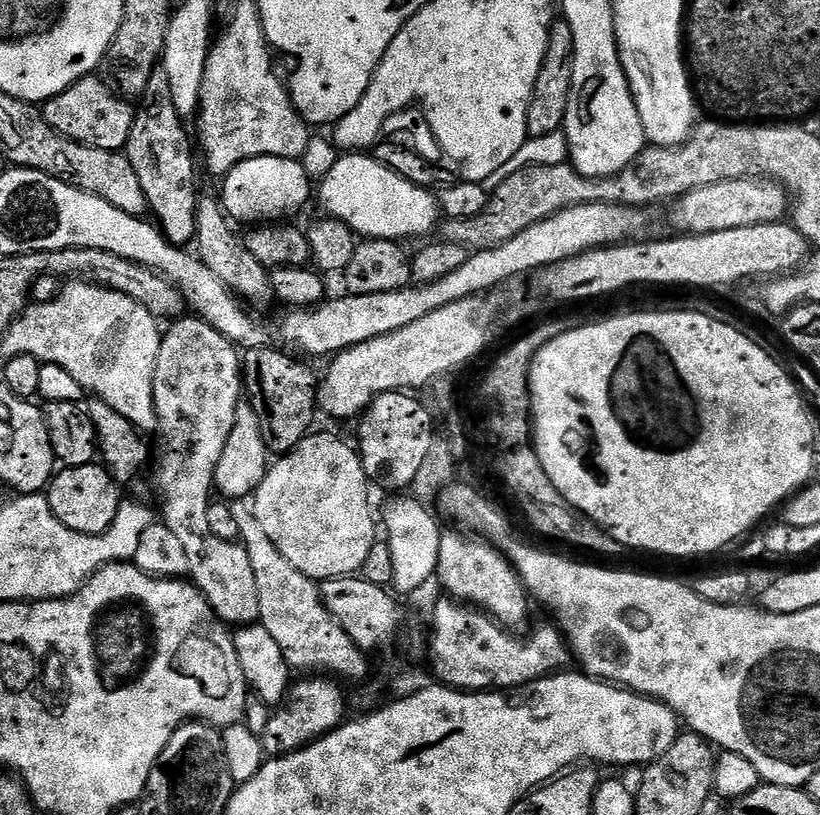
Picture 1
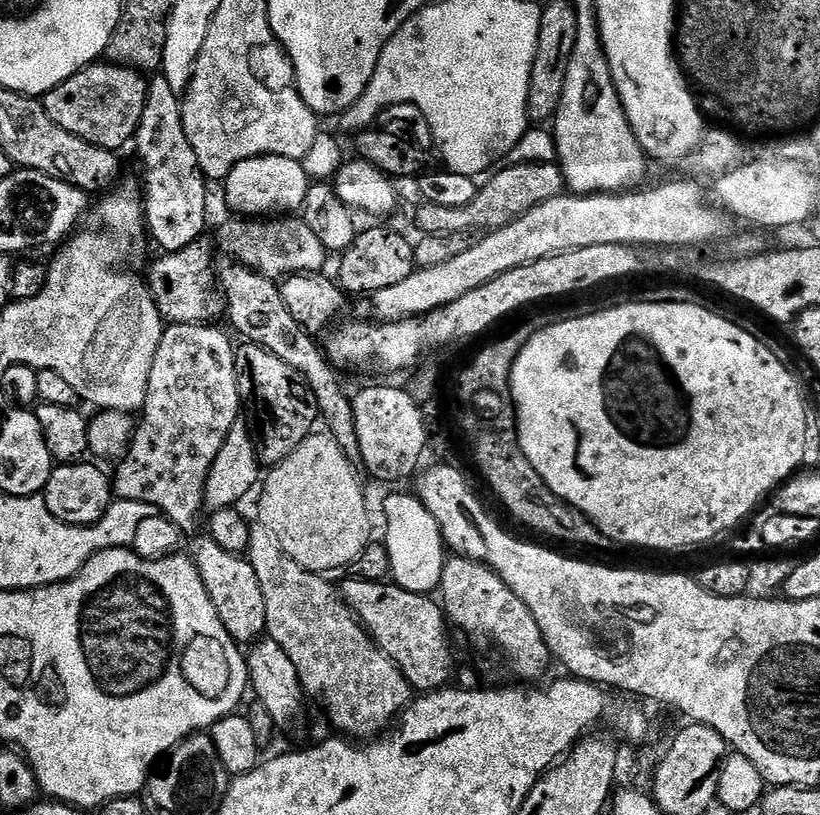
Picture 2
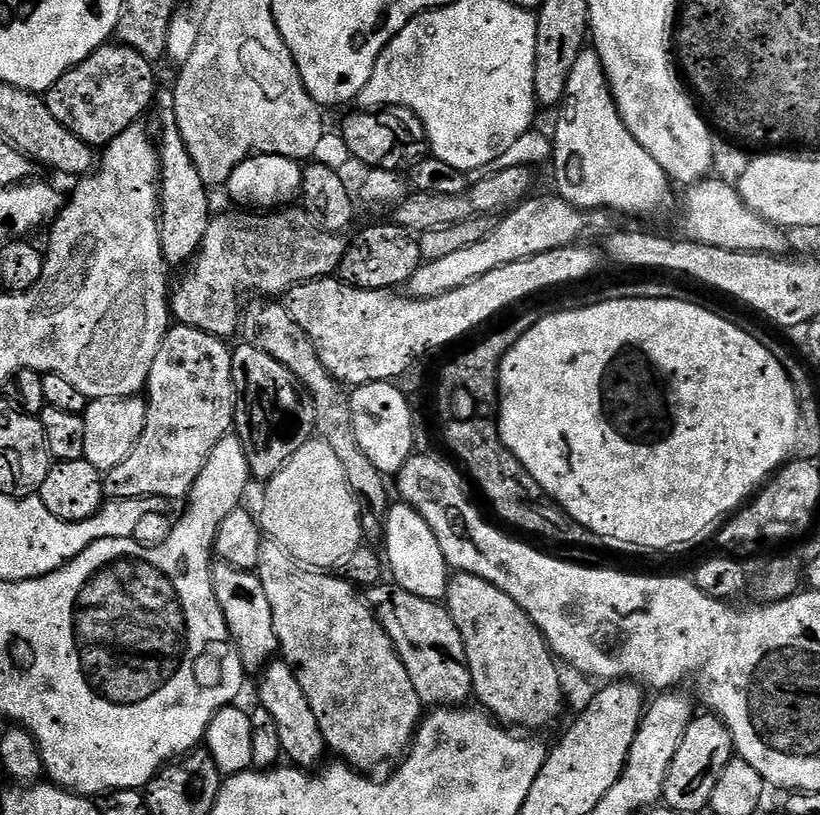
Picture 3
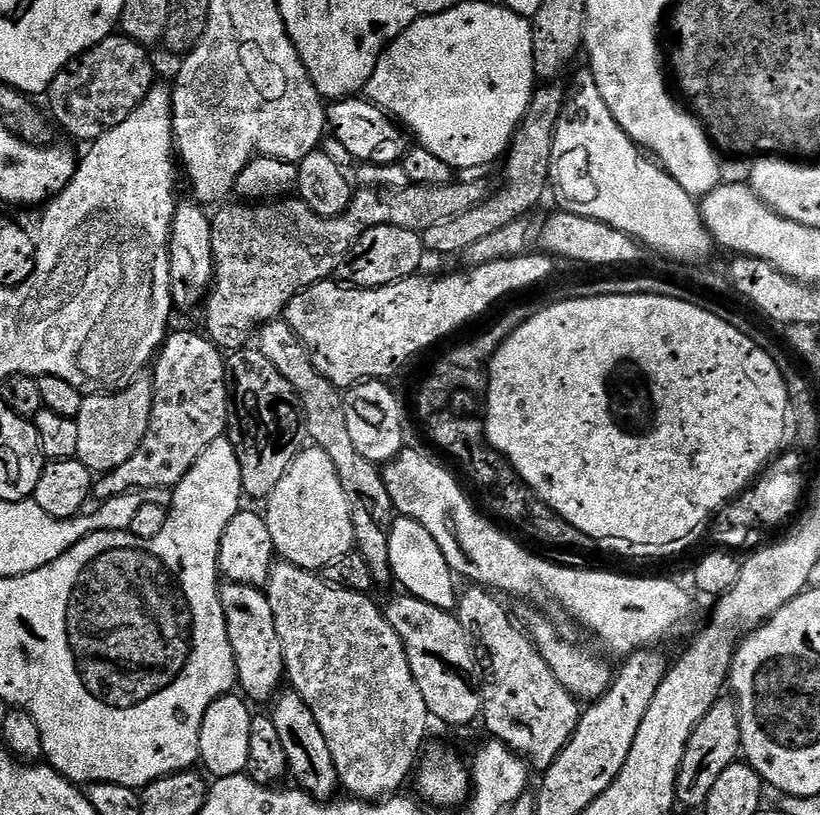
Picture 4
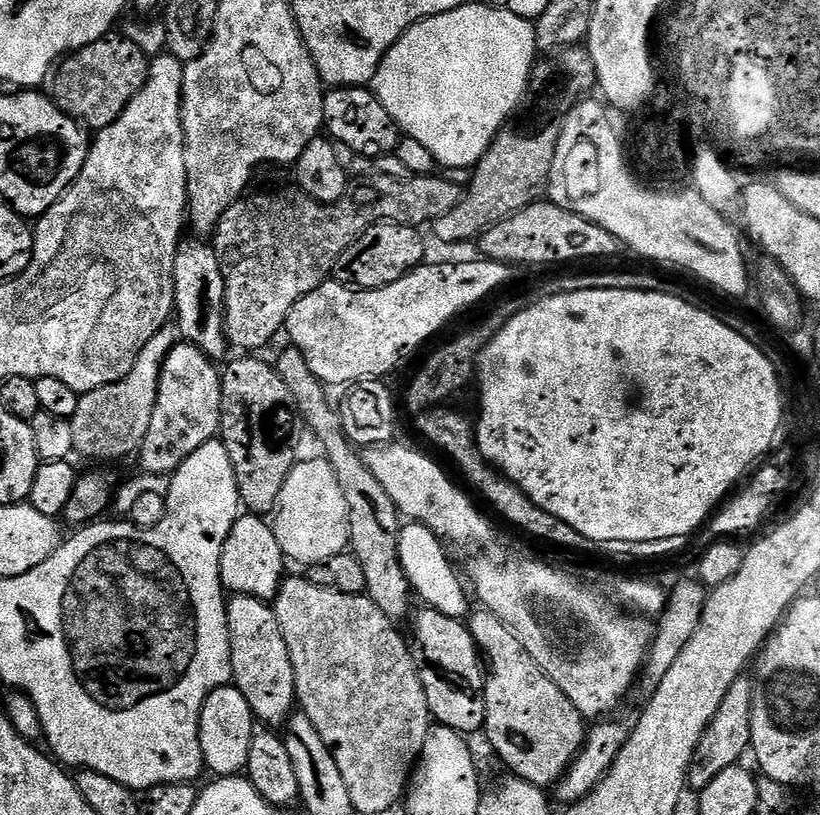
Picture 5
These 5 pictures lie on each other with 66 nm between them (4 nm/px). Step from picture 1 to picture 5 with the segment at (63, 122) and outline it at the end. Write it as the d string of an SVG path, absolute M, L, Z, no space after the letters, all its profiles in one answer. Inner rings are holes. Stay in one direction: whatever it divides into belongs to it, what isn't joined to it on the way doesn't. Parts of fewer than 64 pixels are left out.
M105 34L90 42L90 46L75 49L55 69L51 81L53 84L50 92L60 109L89 130L99 130L118 122L122 110L130 106L134 94L142 90L148 77L150 58L142 50L138 50L138 46L127 34L116 35Z

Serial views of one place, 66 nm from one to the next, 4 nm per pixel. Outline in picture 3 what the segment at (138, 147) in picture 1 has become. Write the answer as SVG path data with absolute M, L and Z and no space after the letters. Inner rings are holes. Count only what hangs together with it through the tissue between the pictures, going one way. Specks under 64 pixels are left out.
M161 87L156 93L154 101L154 113L156 120L160 123L160 140L158 136L158 151L160 153L160 166L162 169L162 207L160 210L160 241L162 242L162 254L164 262L169 266L184 264L193 259L200 251L202 240L206 238L206 226L210 223L214 215L214 209L208 205L208 189L198 175L198 166L194 166L194 158L186 150L186 142L182 142L182 134L176 125L176 115L174 114L174 94L172 88Z

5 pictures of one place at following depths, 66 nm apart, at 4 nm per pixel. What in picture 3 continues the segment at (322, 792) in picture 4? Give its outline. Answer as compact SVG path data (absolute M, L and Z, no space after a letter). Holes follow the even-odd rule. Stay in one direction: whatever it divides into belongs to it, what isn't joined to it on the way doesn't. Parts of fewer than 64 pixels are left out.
M277 658L264 669L260 680L259 707L270 710L274 723L278 726L278 738L282 741L282 753L288 756L293 765L305 770L316 770L325 763L326 745L322 738L322 730L318 726L318 718L314 718L314 710L310 710L310 701L302 686L298 686L298 678L294 678L294 670Z

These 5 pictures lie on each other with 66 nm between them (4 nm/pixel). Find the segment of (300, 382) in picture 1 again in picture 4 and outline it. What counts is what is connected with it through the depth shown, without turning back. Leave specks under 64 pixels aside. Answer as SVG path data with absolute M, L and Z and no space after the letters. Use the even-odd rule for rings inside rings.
M249 346L227 357L230 377L230 423L226 429L228 441L234 446L234 454L238 458L238 466L242 470L242 486L244 496L267 501L274 486L282 482L286 470L300 457L308 440L308 427L304 421L304 407L290 382L282 378L267 358L255 347Z

